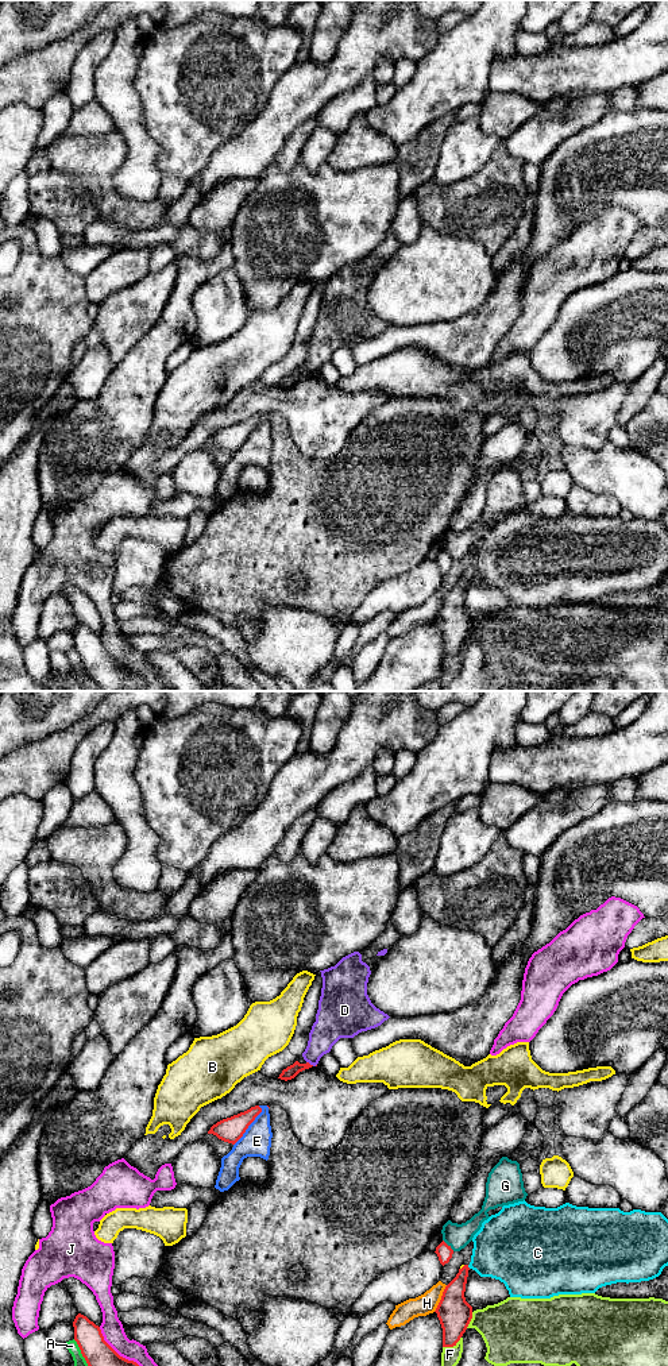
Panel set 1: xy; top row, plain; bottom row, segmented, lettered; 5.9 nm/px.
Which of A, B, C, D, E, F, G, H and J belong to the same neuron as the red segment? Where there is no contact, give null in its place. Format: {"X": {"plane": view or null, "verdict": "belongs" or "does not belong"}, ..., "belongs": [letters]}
{"A": {"plane": "xy", "verdict": "does not belong"}, "B": {"plane": "xy", "verdict": "does not belong"}, "C": {"plane": "xy", "verdict": "does not belong"}, "D": {"plane": "xy", "verdict": "does not belong"}, "E": {"plane": "xy", "verdict": "does not belong"}, "F": {"plane": "xy", "verdict": "does not belong"}, "G": {"plane": "xy", "verdict": "does not belong"}, "H": {"plane": "xy", "verdict": "does not belong"}, "J": {"plane": "xy", "verdict": "does not belong"}, "belongs": []}

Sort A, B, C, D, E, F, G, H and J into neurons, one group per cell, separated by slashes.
A / B / C / D E / F / G / H / J

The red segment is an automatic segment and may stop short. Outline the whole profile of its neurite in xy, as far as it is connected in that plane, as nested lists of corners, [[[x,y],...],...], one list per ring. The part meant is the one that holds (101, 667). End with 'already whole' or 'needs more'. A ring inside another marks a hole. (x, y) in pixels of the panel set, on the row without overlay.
[[[78,622],[73,630],[74,649],[89,678],[101,691],[140,691],[142,676],[120,665],[105,649],[99,634]]]; already whole

